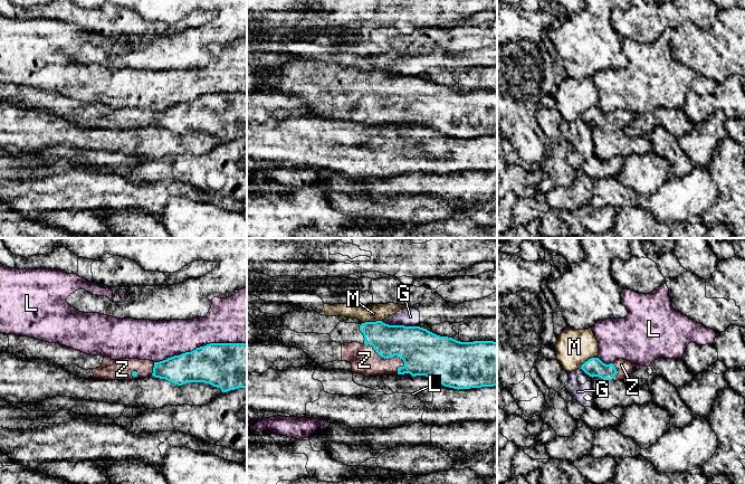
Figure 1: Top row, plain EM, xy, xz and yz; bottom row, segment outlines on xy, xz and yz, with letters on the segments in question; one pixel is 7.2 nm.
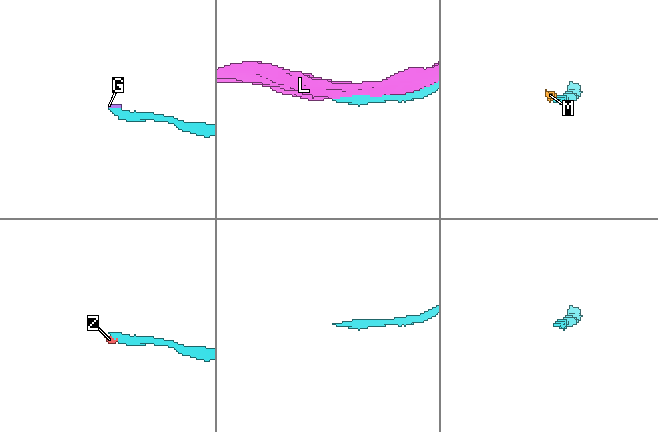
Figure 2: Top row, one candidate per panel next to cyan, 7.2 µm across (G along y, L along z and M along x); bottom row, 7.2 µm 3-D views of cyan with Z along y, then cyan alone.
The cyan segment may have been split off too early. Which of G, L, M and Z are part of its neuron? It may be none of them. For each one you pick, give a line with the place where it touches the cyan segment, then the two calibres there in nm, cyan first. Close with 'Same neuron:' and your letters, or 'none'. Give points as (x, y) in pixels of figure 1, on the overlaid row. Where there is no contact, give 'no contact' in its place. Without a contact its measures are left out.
Z: xz (385, 358) | 280/200 nm
Same neuron: Z

